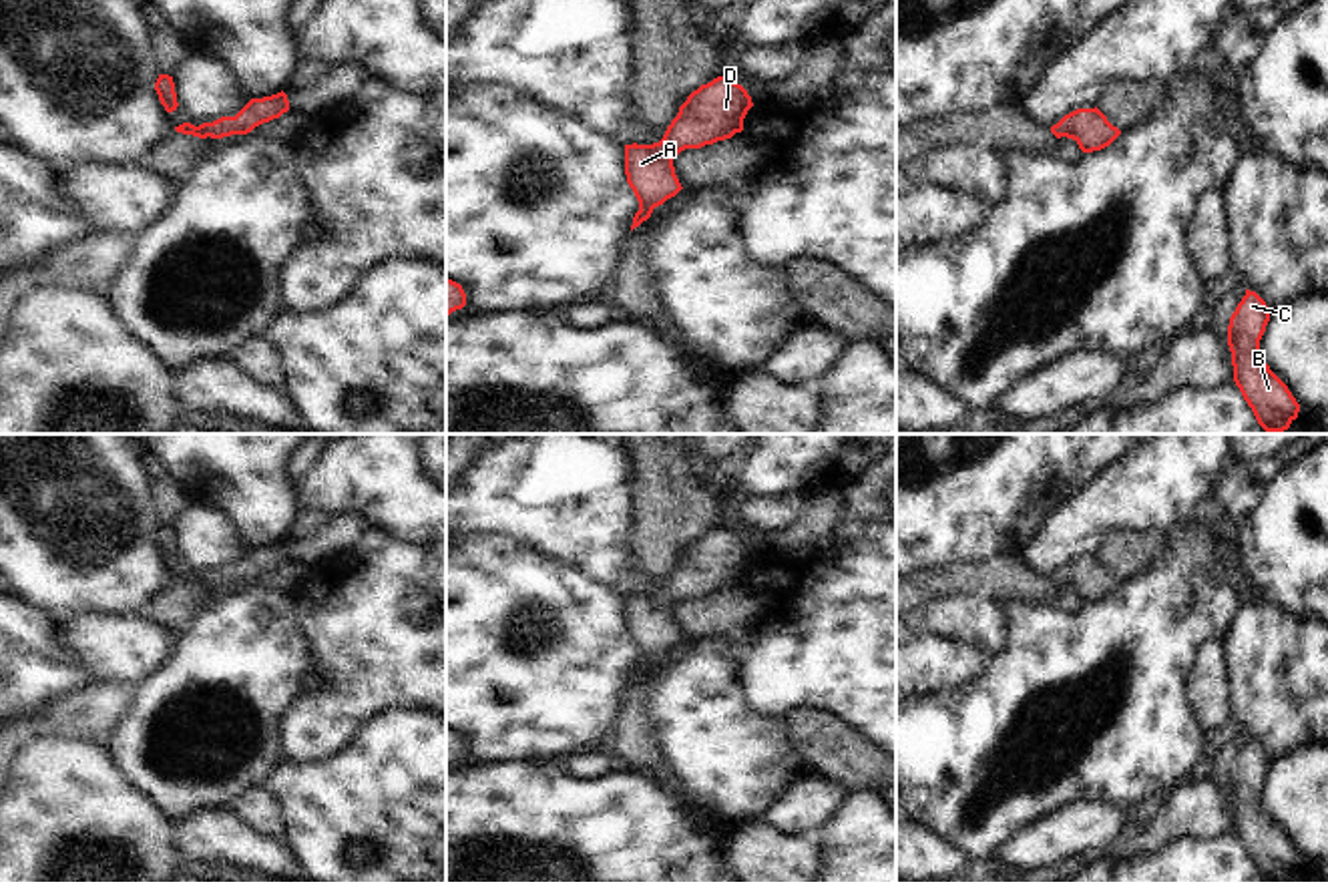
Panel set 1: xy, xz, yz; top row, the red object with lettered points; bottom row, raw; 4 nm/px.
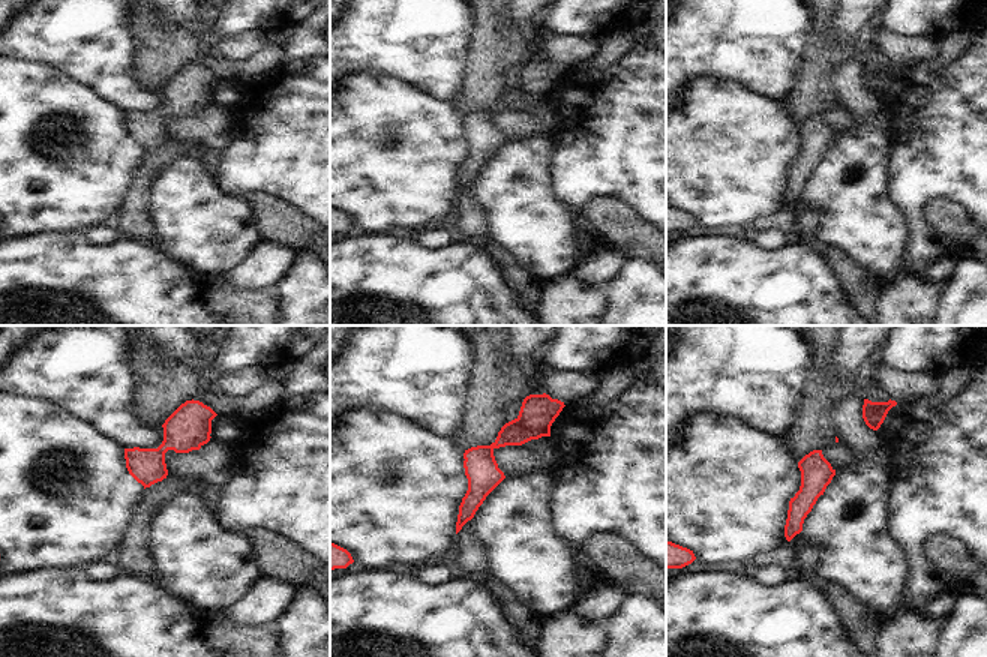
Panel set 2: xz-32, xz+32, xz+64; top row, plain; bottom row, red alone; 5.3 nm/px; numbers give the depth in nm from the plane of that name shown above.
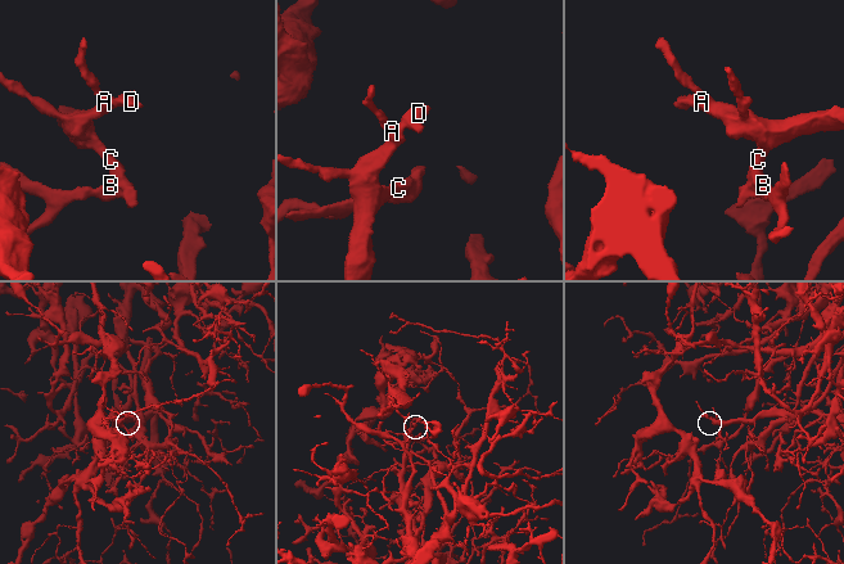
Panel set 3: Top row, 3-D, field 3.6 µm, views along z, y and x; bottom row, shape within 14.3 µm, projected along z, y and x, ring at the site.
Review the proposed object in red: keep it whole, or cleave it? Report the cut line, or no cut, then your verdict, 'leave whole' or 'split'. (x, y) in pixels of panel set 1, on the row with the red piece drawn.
no cut; leave whole

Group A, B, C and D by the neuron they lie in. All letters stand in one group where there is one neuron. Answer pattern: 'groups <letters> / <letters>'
groups A B C D

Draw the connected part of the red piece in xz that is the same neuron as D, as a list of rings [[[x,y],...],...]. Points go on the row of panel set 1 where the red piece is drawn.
[[[723,74],[687,96],[659,143],[625,145],[625,175],[639,201],[631,231],[683,189],[673,157],[741,133],[751,106],[747,90]]]

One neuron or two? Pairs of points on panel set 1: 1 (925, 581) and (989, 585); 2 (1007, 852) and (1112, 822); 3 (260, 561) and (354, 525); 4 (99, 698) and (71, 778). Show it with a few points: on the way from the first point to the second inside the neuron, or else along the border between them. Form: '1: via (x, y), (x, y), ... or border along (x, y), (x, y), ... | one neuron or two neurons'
1: via (941, 581), (973, 581) | one neuron
2: via (1033, 846), (1085, 826) | one neuron
3: via (284, 553), (310, 551), (330, 541) | one neuron
4: border along (37, 738), (81, 738), (103, 748) | two neurons

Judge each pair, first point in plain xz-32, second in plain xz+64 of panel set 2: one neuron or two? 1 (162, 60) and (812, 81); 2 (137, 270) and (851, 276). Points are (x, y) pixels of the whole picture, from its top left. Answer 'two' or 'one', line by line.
1: one
2: two

